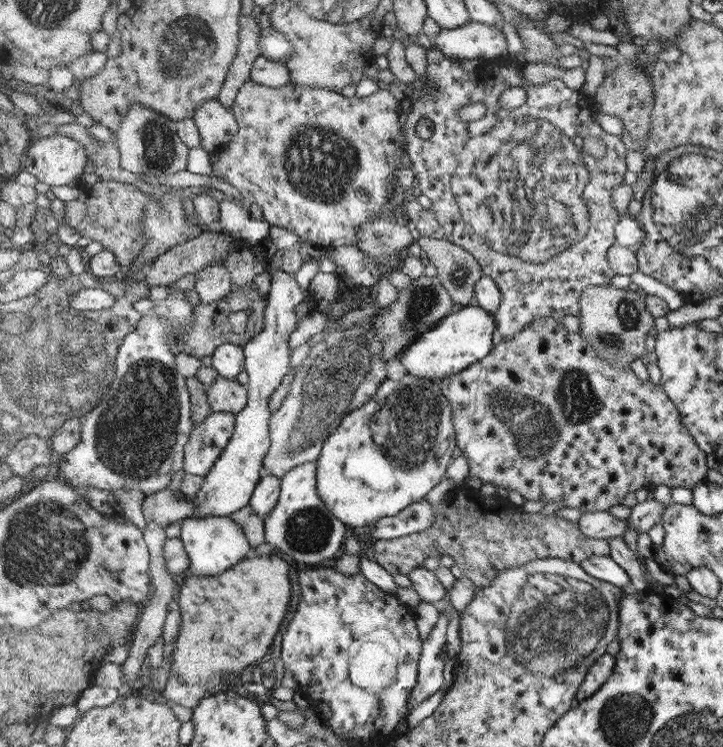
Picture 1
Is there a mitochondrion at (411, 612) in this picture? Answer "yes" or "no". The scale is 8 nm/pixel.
no

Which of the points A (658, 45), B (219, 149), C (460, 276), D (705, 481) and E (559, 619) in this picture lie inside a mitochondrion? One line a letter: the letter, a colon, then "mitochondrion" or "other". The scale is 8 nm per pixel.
A: other
B: other
C: mitochondrion
D: other
E: mitochondrion

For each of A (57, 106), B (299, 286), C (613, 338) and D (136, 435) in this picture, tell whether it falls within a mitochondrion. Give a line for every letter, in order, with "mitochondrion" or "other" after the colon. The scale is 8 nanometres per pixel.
A: other
B: other
C: mitochondrion
D: mitochondrion

